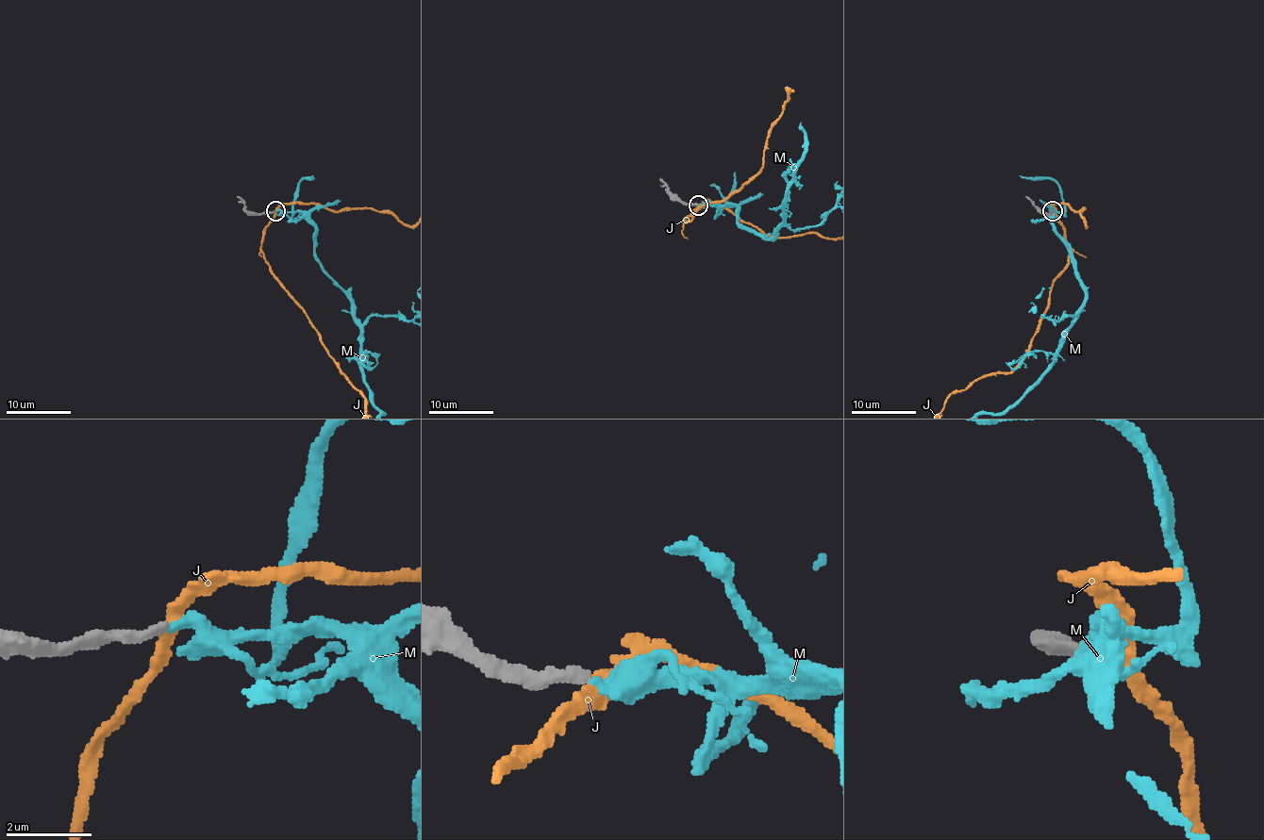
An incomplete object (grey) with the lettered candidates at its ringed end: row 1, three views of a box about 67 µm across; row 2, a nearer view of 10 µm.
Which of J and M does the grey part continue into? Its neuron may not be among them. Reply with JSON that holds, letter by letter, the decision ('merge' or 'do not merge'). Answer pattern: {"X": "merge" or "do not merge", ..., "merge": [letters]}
{"J": "do not merge", "M": "merge", "merge": ["M"]}

